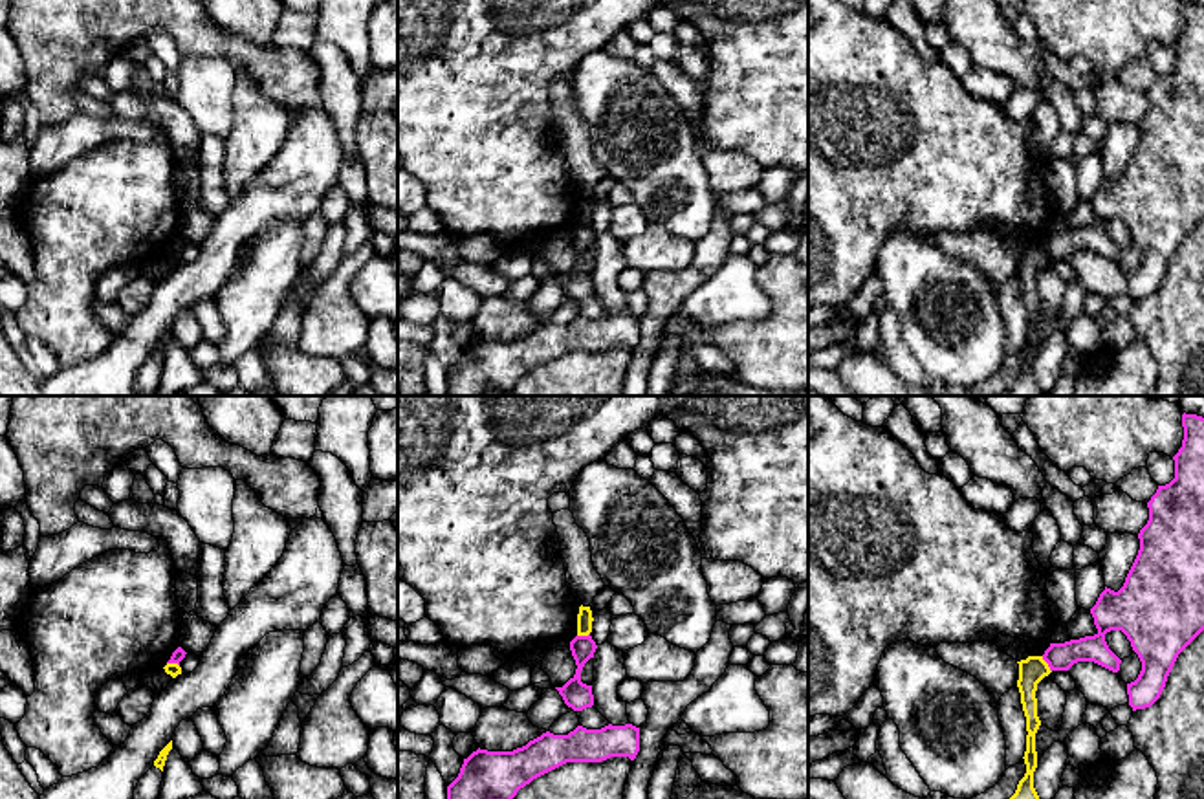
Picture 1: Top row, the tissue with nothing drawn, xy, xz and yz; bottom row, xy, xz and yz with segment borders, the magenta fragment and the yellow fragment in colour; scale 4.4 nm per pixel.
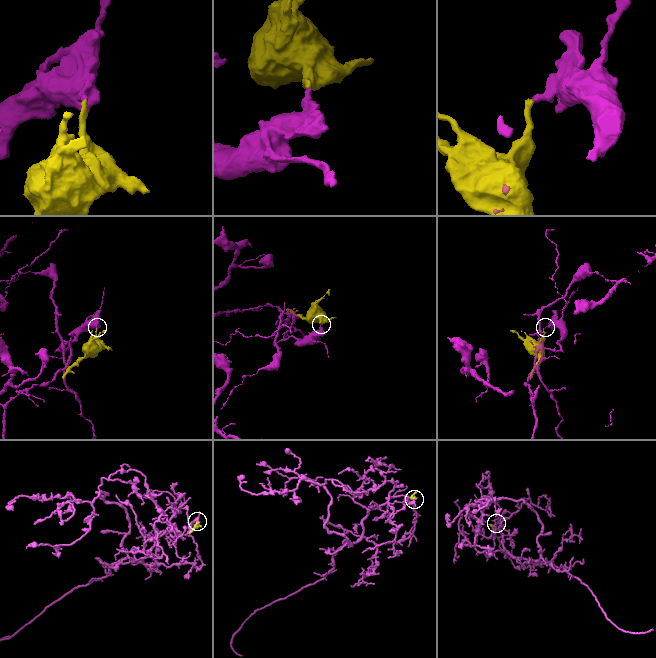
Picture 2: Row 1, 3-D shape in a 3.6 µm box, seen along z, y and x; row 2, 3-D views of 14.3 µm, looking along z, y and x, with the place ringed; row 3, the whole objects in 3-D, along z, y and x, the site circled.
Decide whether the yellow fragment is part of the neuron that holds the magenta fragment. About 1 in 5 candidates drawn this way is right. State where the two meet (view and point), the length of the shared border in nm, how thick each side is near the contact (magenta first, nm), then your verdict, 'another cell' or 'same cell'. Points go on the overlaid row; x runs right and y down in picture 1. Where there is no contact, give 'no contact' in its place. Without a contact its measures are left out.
yz (1047, 662) | 80 nm | 130/120 nm | another cell

